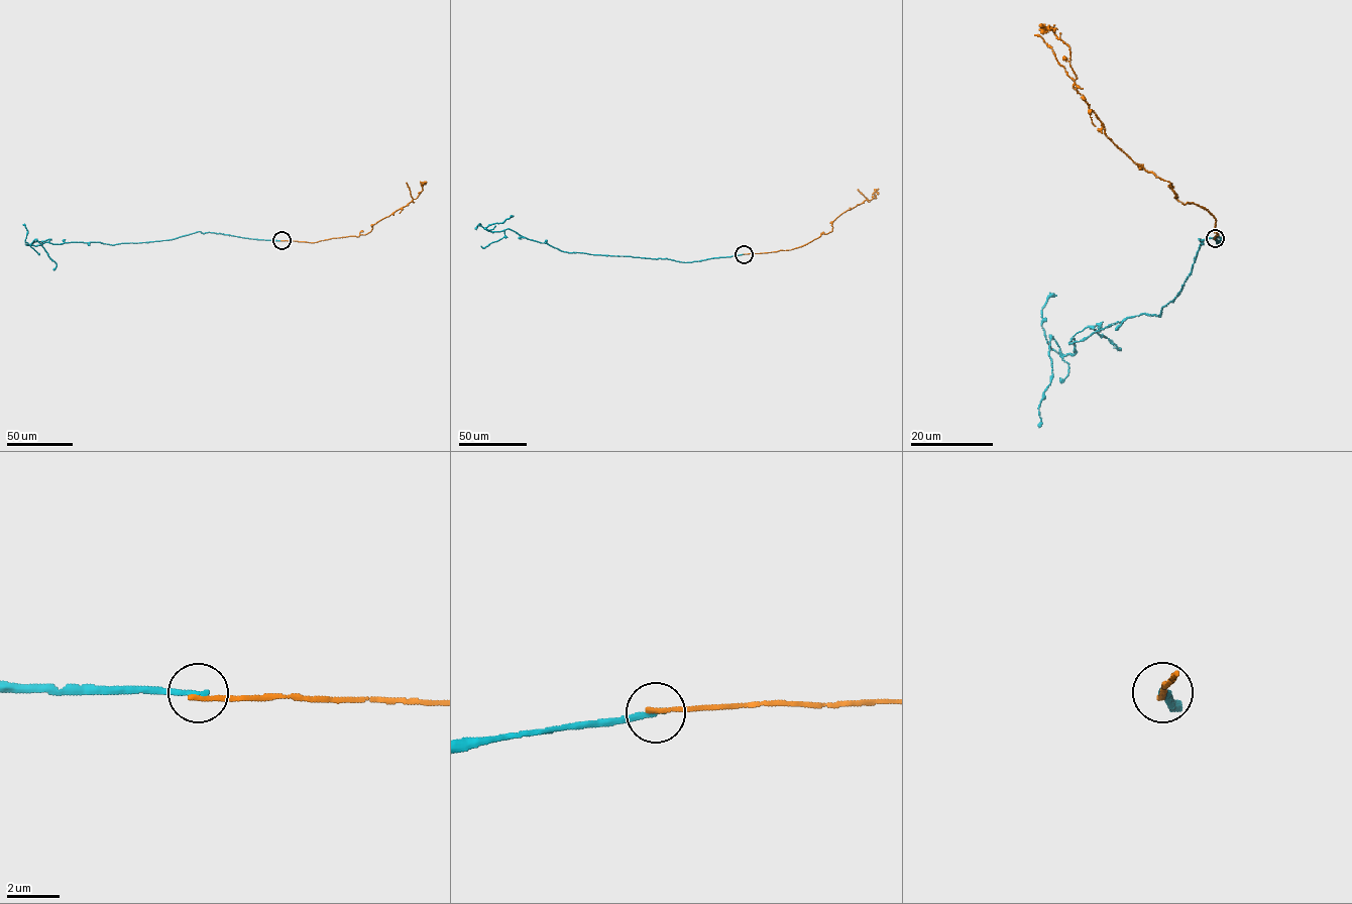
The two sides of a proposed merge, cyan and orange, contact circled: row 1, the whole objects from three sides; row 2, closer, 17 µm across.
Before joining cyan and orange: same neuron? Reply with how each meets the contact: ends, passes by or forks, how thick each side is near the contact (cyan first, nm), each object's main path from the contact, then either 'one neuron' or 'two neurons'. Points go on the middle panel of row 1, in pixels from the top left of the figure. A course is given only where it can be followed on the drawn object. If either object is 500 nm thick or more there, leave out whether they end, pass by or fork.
cyan ends; orange ends; calibres 220 and 200 nm; course cyan (744, 254), (686, 262), (571, 252), (527, 239), (509, 229), (495, 231), (485, 228), (514, 216), (510, 216); course orange (744, 254), (805, 245), (831, 231), (832, 222), (843, 213), (876, 198), (873, 193), (878, 189); two neurons

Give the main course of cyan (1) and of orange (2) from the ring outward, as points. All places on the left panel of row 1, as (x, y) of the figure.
1: (282, 240), (198, 231), (171, 239), (112, 245), (91, 241), (30, 245), (34, 239), (57, 264), (52, 269)
2: (282, 240), (316, 242), (365, 235), (377, 222), (415, 199), (422, 190), (421, 183), (426, 182)

